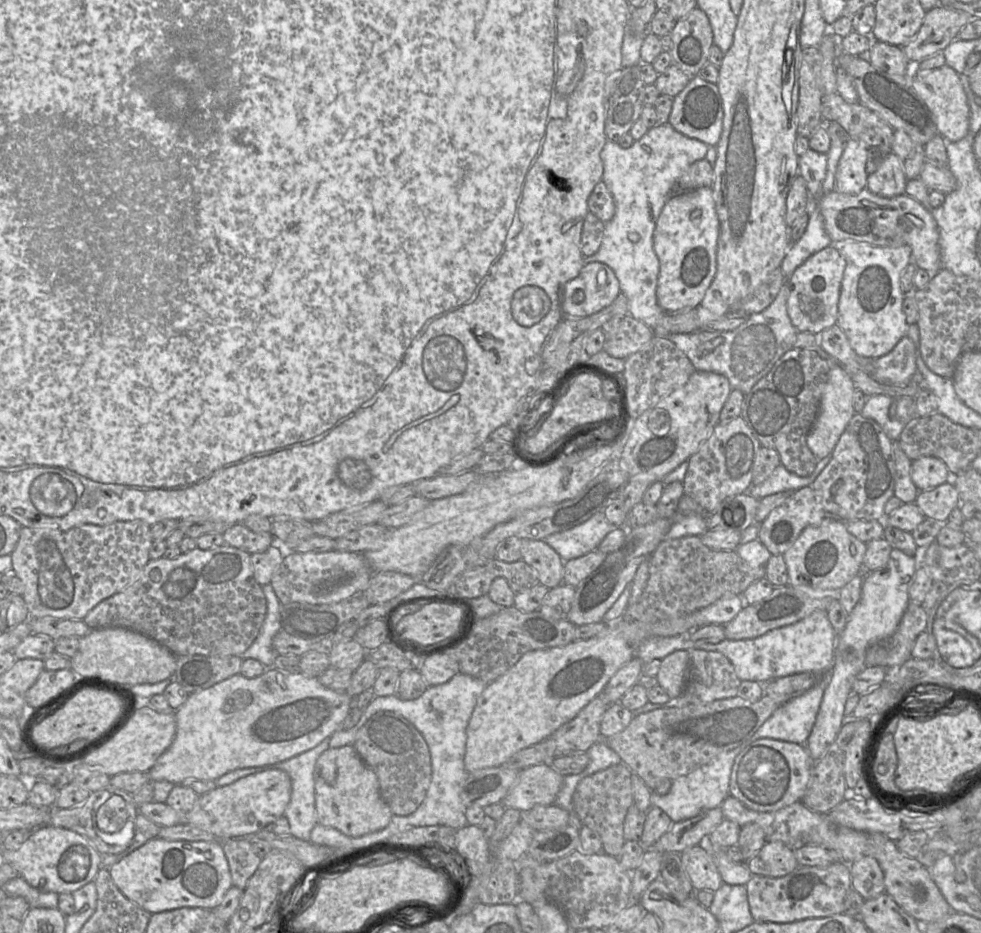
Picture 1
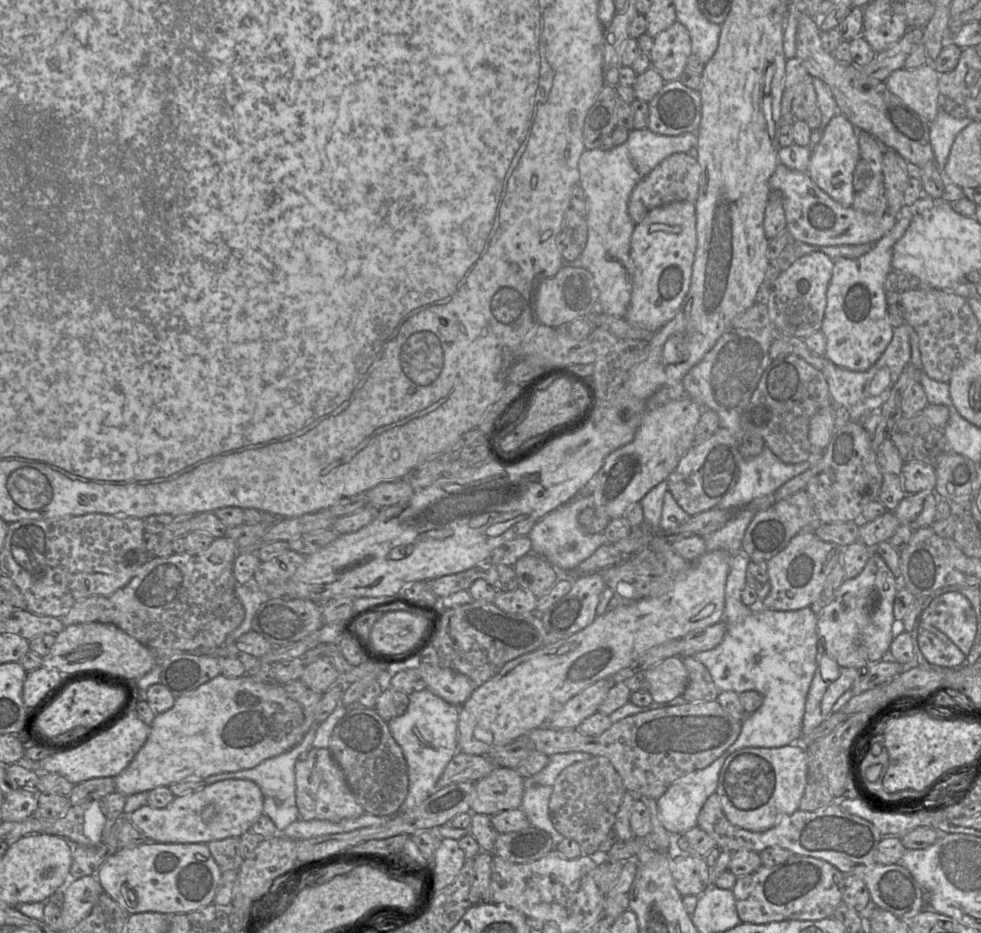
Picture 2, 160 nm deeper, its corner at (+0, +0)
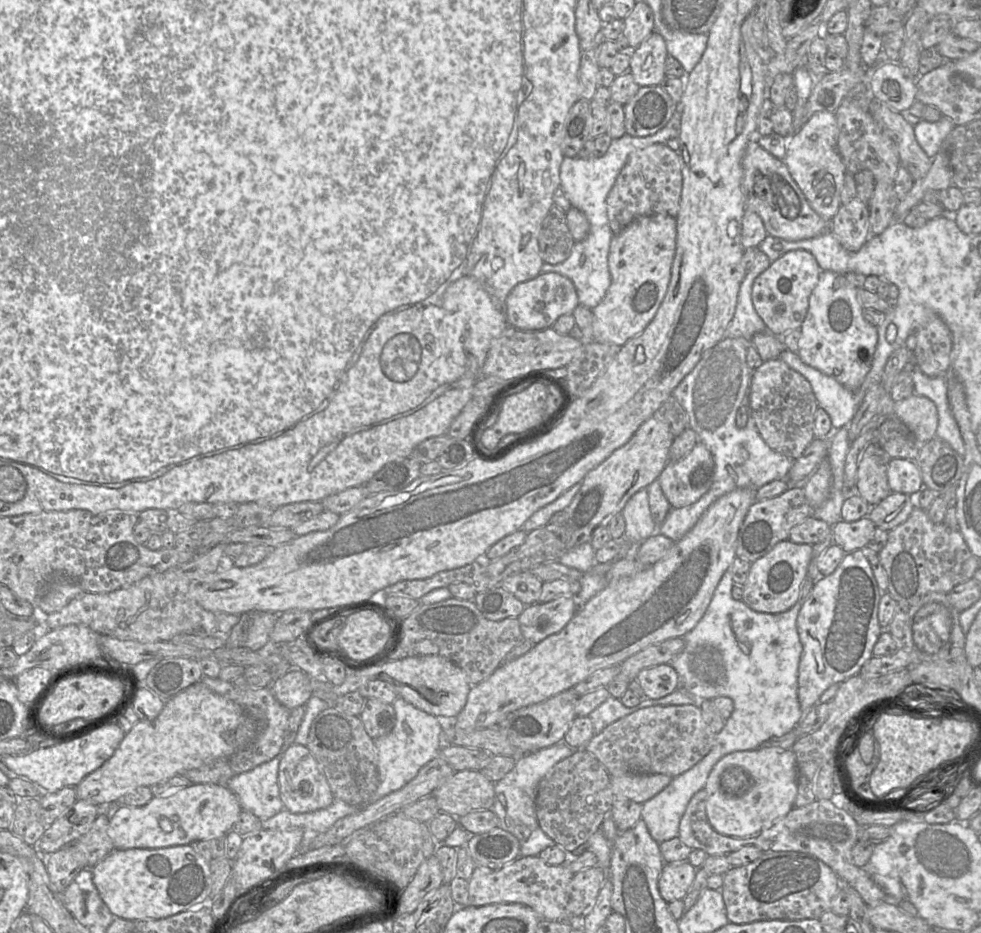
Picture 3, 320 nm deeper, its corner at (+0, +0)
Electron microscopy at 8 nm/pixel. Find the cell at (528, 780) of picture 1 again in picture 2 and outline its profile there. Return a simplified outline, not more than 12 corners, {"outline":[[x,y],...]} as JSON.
{"outline":[[498,767],[476,782],[471,813],[520,808],[524,778]]}

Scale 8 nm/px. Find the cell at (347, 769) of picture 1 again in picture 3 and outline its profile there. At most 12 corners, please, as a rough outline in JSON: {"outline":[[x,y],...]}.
{"outline":[[307,746],[280,761],[284,809],[306,813],[335,799]]}

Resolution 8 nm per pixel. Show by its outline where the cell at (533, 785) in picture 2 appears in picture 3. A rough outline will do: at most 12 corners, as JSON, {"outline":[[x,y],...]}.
{"outline":[[576,750],[525,754],[495,782],[491,811],[520,857],[556,845],[540,828],[540,781]]}

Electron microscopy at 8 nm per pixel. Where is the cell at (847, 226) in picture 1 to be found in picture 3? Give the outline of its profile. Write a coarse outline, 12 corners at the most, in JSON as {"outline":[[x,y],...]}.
{"outline":[[753,138],[742,158],[746,210],[788,241],[829,230],[785,162]]}

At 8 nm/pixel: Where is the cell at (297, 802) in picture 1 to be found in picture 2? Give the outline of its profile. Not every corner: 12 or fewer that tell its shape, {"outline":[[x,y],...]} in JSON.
{"outline":[[320,723],[289,751],[254,768],[211,775],[207,785],[246,779],[260,787],[263,814],[281,832],[300,819],[295,764]]}

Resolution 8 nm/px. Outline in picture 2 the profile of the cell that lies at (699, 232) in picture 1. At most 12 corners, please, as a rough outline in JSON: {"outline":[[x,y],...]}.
{"outline":[[694,202],[635,224],[624,315],[656,332],[690,286]]}

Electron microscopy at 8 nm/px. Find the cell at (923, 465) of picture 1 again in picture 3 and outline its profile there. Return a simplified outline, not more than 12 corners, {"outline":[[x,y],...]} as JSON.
{"outline":[[891,459],[892,493],[912,495],[924,487],[913,460]]}

